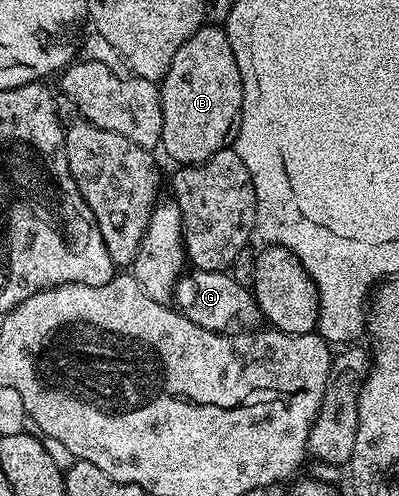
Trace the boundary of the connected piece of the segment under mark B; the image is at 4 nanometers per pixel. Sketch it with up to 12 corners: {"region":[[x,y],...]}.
{"region":[[224,27],[175,50],[160,147],[202,164],[236,137],[243,82]]}

